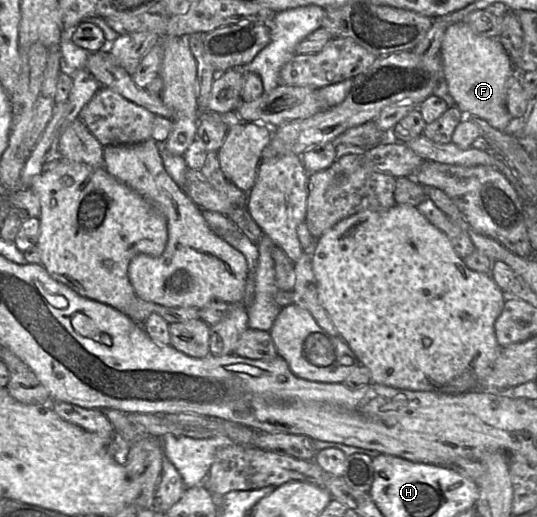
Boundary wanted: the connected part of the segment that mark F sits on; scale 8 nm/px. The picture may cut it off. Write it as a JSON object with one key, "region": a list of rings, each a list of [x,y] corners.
{"region":[[[464,21],[450,24],[441,44],[440,59],[443,67],[444,80],[448,91],[457,106],[463,113],[480,117],[486,120],[492,127],[505,130],[513,119],[506,108],[507,80],[512,74],[518,74],[515,67],[504,49],[499,38],[485,37],[477,34]]]}

